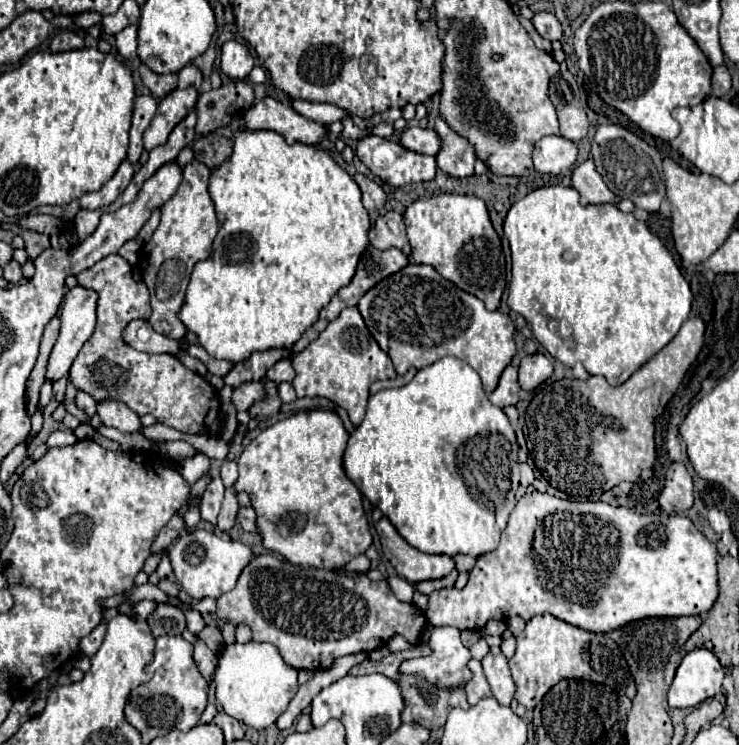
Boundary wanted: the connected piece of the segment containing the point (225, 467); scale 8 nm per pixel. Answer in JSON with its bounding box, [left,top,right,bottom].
[221,461,237,487]

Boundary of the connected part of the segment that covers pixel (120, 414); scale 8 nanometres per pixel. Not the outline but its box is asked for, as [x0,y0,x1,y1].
[97,401,141,435]

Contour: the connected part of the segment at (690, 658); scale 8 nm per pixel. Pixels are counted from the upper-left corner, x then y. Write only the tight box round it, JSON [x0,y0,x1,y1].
[669,649,723,707]

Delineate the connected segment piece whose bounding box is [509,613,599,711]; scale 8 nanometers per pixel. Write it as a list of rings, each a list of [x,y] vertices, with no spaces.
[[[549,613],[543,615],[535,615],[525,631],[521,635],[517,635],[517,651],[515,655],[509,659],[509,667],[513,673],[513,681],[517,685],[517,693],[515,699],[525,707],[525,709],[533,709],[543,695],[557,685],[561,679],[575,679],[581,677],[581,653],[583,647],[595,645],[595,641],[599,641],[599,633],[589,633],[583,631],[579,627],[573,627]]]

